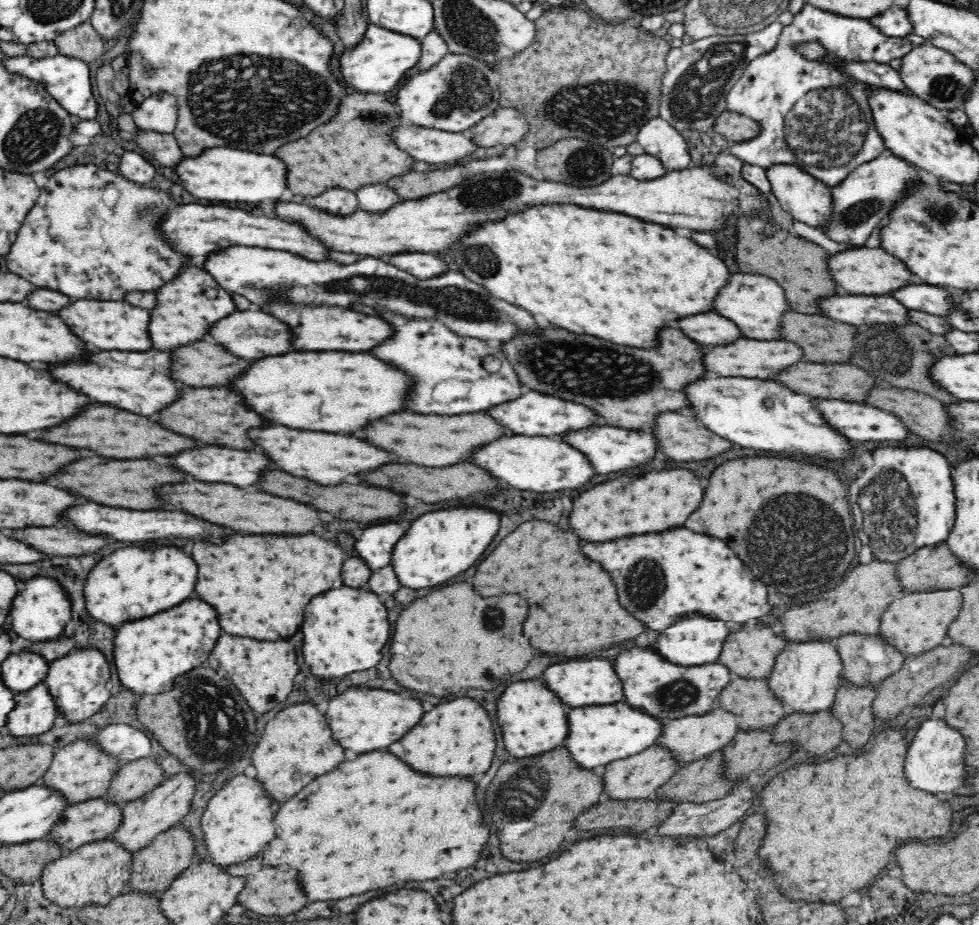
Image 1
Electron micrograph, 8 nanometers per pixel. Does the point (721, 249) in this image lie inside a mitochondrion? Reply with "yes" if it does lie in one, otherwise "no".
no

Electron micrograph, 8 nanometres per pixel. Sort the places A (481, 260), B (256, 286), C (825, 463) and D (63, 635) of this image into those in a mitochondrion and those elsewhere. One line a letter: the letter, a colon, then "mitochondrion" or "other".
A: mitochondrion
B: mitochondrion
C: other
D: other

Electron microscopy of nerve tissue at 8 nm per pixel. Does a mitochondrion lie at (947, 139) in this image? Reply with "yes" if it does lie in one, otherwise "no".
no

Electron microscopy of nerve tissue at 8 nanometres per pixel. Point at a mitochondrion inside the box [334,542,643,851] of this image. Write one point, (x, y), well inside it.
(513, 798)

